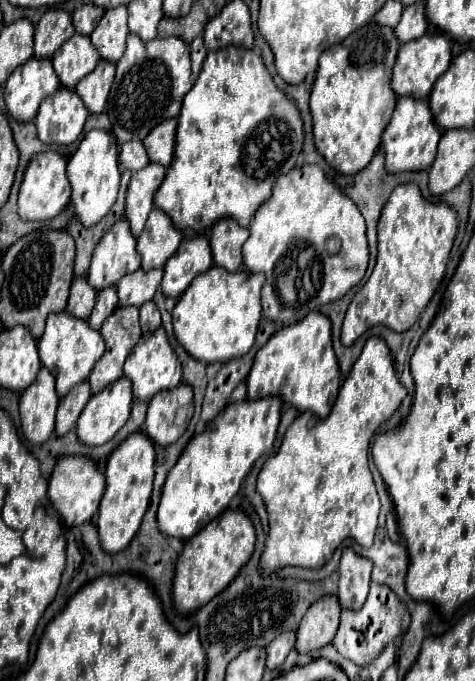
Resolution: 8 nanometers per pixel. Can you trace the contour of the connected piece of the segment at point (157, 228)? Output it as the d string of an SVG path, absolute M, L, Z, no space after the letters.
M152 209L136 247L142 257L142 269L150 271L156 267L164 267L164 263L176 253L180 241L182 233L174 227L168 215L164 215L162 209Z

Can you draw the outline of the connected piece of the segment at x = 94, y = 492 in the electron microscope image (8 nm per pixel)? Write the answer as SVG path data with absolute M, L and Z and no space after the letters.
M64 455L58 459L58 463L50 475L48 497L50 497L52 505L60 511L66 525L80 525L80 523L92 519L94 513L98 511L98 505L104 495L104 487L106 487L106 477L104 477L104 473L98 471L98 467L94 465L94 461L90 457Z

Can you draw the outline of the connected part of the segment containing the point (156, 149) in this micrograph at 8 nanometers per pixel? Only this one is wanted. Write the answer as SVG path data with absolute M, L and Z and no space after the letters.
M168 119L160 123L146 139L144 147L150 155L150 161L156 161L164 167L170 167L174 159L174 149L176 149L176 119Z

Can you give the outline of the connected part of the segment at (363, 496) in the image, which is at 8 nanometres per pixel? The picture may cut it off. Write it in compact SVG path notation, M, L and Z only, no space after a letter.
M370 337L350 375L342 383L332 413L326 419L318 419L314 413L300 413L294 419L282 439L278 453L268 457L262 465L256 483L258 493L266 501L270 517L270 535L266 539L260 563L264 567L264 575L284 565L318 569L332 557L336 547L346 537L354 537L362 547L372 545L380 501L372 481L372 473L368 469L368 447L376 429L398 411L404 397L406 391L396 377L388 345L382 337Z

